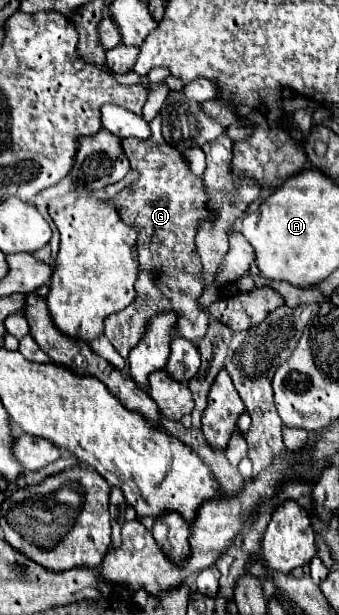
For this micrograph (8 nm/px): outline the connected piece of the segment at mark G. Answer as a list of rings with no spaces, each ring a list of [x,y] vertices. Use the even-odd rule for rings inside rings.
[[[158,115],[148,123],[150,129],[152,129],[150,139],[122,139],[124,155],[128,157],[130,167],[134,171],[138,171],[140,175],[132,185],[128,185],[126,189],[122,189],[118,193],[118,197],[116,197],[118,205],[116,207],[118,207],[118,213],[122,215],[122,221],[130,223],[130,227],[134,227],[134,231],[138,235],[136,251],[138,251],[138,257],[140,257],[140,277],[136,281],[136,299],[126,309],[112,313],[106,319],[104,335],[110,339],[110,343],[116,347],[116,351],[124,359],[128,359],[128,353],[144,337],[150,319],[158,313],[174,311],[176,313],[174,335],[184,337],[184,339],[192,341],[194,345],[200,343],[200,339],[206,335],[208,319],[210,319],[206,309],[198,303],[202,289],[204,289],[204,277],[202,277],[202,263],[200,263],[200,255],[198,255],[196,245],[194,245],[194,237],[196,237],[198,229],[202,227],[202,223],[214,221],[214,215],[218,215],[218,213],[208,207],[208,193],[204,189],[202,179],[192,175],[182,153],[176,147],[170,147],[170,143],[166,143],[166,139],[162,139],[162,123],[160,121],[162,121],[162,117]]]

